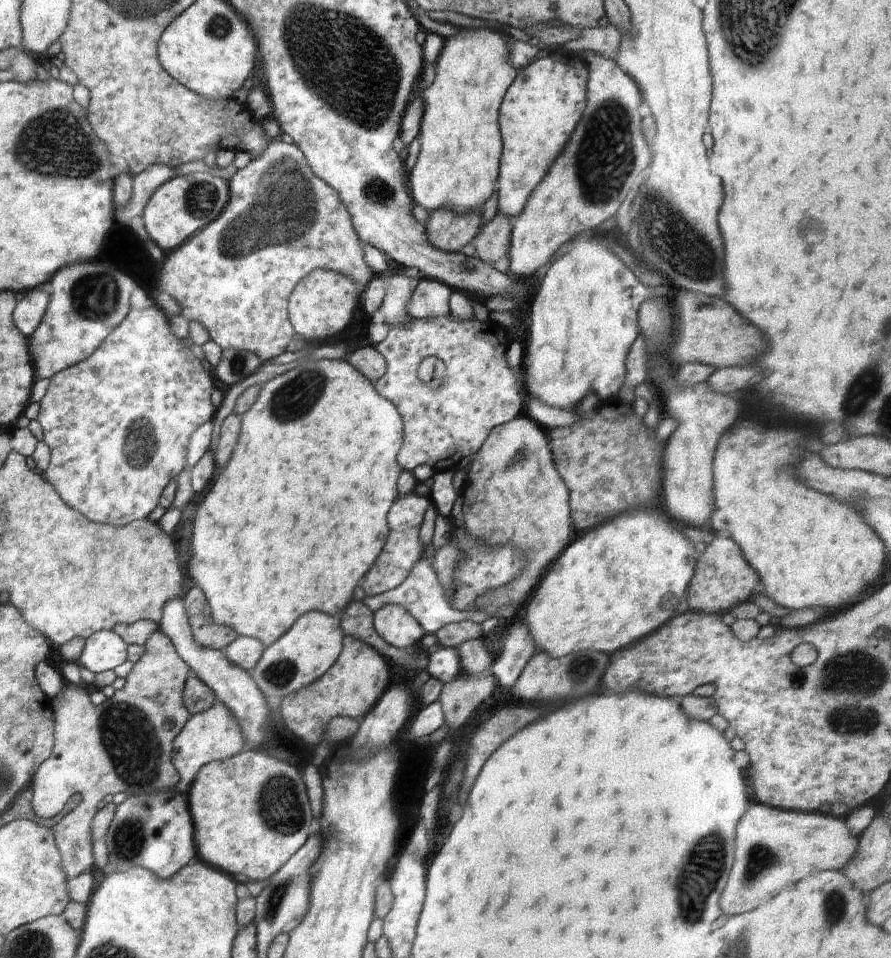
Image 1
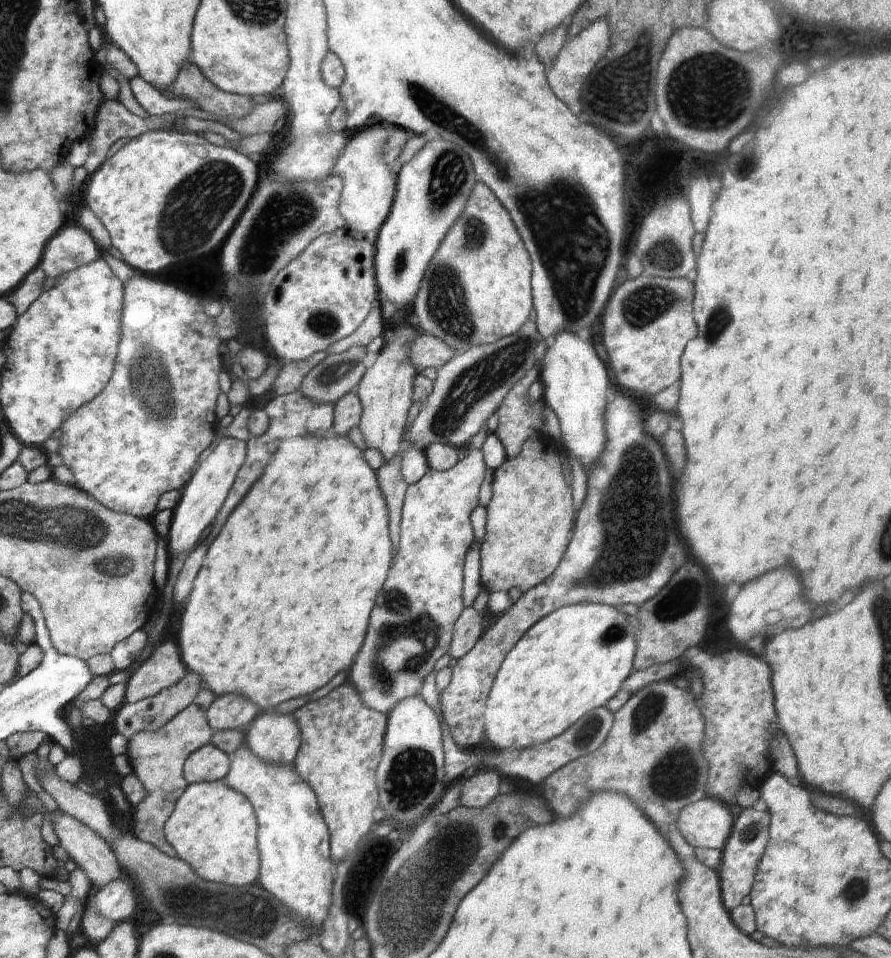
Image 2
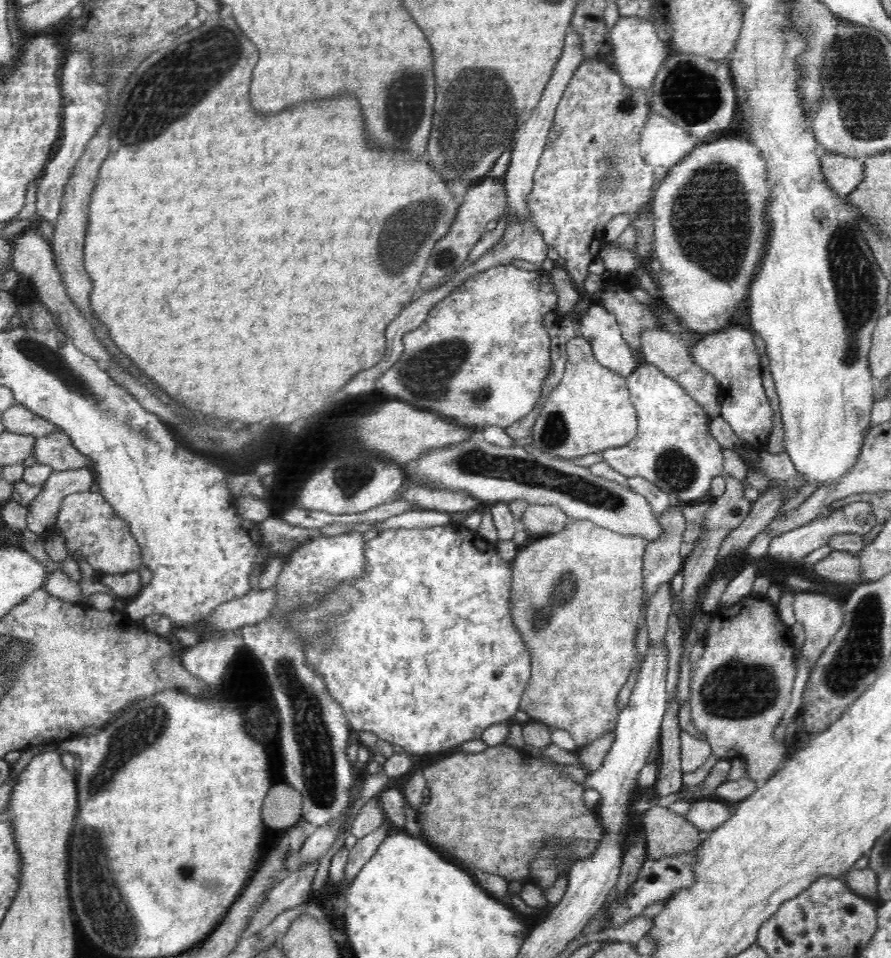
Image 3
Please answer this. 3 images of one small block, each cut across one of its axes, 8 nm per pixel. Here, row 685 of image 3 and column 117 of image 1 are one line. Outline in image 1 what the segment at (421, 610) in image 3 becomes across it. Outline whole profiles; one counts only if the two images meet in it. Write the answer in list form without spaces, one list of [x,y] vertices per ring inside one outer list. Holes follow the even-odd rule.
[[[154,303],[145,310],[134,310],[128,312],[126,318],[106,336],[102,344],[82,362],[69,366],[66,370],[49,378],[46,394],[40,400],[40,411],[37,416],[38,422],[42,425],[44,433],[43,441],[50,448],[50,462],[48,468],[42,475],[53,485],[56,492],[63,497],[63,500],[76,511],[83,513],[92,522],[110,524],[112,526],[126,526],[140,519],[148,519],[148,515],[158,506],[158,498],[162,490],[168,486],[172,478],[176,478],[186,466],[186,448],[190,436],[204,424],[212,421],[217,409],[210,401],[214,392],[214,380],[211,371],[204,368],[202,359],[196,358],[188,346],[184,346],[177,338],[170,327],[170,319]]]

